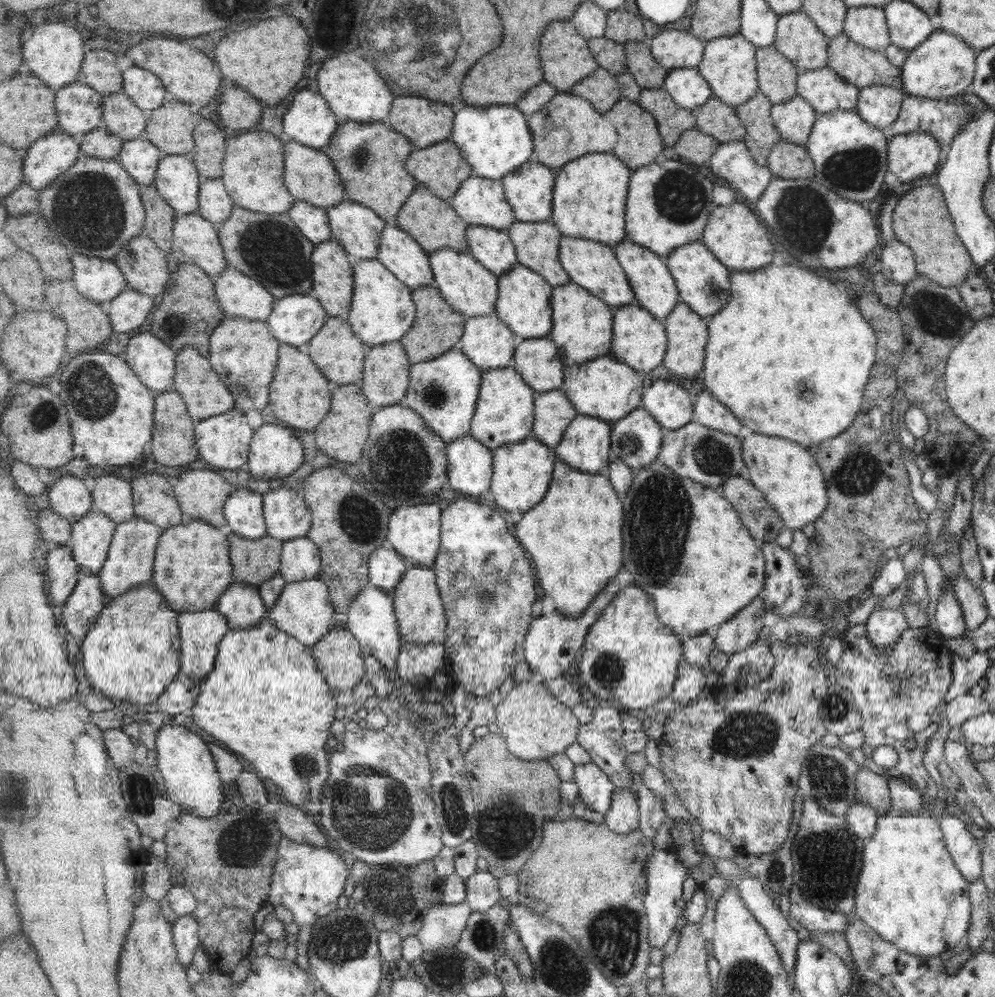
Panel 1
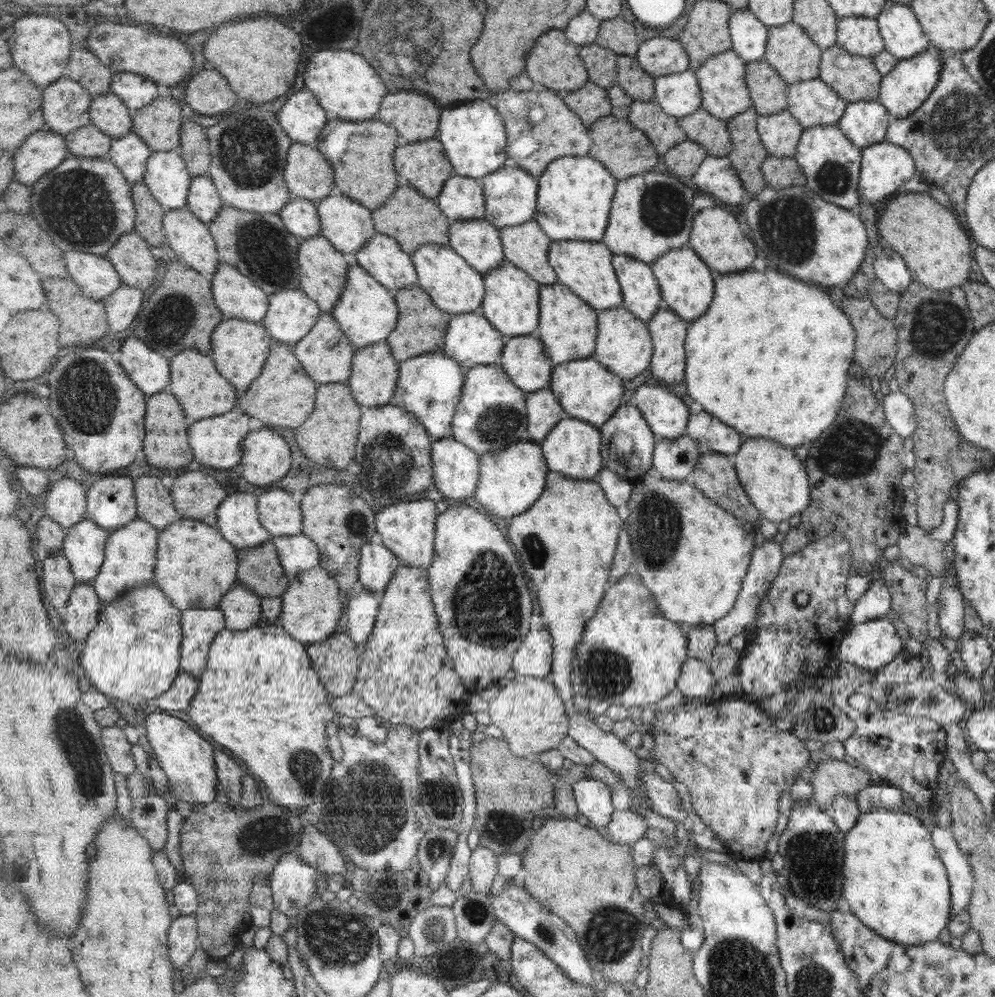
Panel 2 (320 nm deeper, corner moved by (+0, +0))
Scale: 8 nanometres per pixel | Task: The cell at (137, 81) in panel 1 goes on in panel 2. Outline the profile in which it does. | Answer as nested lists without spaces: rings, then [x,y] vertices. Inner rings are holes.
[[[114,72],[111,88],[131,110],[141,109],[159,97],[157,83],[137,73]]]

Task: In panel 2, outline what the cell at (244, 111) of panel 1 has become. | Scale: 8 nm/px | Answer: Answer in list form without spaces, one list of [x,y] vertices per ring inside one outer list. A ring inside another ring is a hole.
[[[199,70],[187,84],[186,102],[192,110],[213,116],[237,104],[229,82],[217,70]]]

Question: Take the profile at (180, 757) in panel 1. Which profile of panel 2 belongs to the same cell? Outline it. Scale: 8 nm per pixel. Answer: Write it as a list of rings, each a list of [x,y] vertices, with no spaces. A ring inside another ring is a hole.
[[[163,710],[146,712],[146,736],[155,757],[170,780],[171,794],[179,801],[210,803],[217,798],[218,770],[213,746],[187,722]]]

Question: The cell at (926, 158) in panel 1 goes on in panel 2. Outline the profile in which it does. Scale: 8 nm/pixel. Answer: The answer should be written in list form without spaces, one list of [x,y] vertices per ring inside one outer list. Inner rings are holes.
[[[879,142],[860,149],[860,153],[859,178],[856,188],[859,203],[881,202],[879,206],[882,206],[886,199],[898,193],[904,182],[916,173],[911,155],[900,146]]]

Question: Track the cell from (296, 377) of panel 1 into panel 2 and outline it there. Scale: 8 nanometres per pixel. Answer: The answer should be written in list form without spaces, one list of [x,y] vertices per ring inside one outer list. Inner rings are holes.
[[[274,341],[271,353],[257,382],[244,393],[240,408],[249,416],[262,421],[264,427],[297,429],[311,418],[316,410],[318,383],[313,380],[301,364],[294,347]]]

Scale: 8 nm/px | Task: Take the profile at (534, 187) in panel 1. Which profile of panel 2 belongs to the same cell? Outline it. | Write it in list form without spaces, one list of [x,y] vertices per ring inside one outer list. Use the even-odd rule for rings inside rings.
[[[509,164],[497,169],[495,173],[481,177],[478,181],[483,184],[487,198],[488,212],[485,219],[497,228],[524,225],[535,218],[538,207],[540,181],[535,175],[521,167]]]

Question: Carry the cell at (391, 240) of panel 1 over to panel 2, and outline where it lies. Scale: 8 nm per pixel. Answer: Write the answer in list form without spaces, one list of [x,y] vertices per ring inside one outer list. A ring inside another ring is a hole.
[[[377,233],[359,253],[353,254],[356,261],[368,270],[391,292],[417,286],[420,281],[412,255],[405,251],[396,238]]]

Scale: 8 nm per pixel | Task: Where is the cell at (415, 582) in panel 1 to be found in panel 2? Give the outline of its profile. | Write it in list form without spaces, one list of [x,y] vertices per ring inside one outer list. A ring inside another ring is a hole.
[[[401,563],[382,596],[377,622],[366,642],[360,662],[360,676],[353,692],[372,708],[372,714],[385,725],[406,724],[421,732],[429,728],[446,728],[450,722],[461,719],[467,708],[468,692],[464,679],[453,666],[451,655],[443,646],[428,569]]]

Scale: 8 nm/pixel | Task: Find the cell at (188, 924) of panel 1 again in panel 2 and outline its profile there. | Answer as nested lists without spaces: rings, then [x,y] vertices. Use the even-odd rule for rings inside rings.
[[[182,915],[174,920],[168,934],[168,945],[175,970],[186,971],[195,950],[199,948],[198,936],[198,923],[194,915]]]

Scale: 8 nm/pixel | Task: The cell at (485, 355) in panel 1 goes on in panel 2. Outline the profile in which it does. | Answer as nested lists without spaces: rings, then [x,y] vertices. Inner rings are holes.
[[[480,312],[456,314],[452,315],[442,353],[457,359],[457,362],[463,366],[464,372],[467,373],[475,365],[499,364],[505,345],[507,345],[507,336],[497,330],[497,327],[493,326],[485,315]]]

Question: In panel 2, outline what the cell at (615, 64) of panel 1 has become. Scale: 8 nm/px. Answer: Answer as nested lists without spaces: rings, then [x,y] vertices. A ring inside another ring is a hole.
[[[592,43],[580,48],[580,57],[588,67],[590,81],[603,88],[613,88],[618,82],[618,53]]]

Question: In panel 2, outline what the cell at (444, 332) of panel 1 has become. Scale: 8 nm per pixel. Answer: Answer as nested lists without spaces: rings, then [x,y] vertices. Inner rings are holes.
[[[419,286],[401,289],[394,293],[394,297],[397,306],[400,307],[400,320],[396,329],[388,336],[387,341],[389,346],[392,347],[393,356],[398,362],[427,353],[442,353],[446,345],[452,314],[449,311],[441,310],[441,307],[432,301],[428,291]]]

